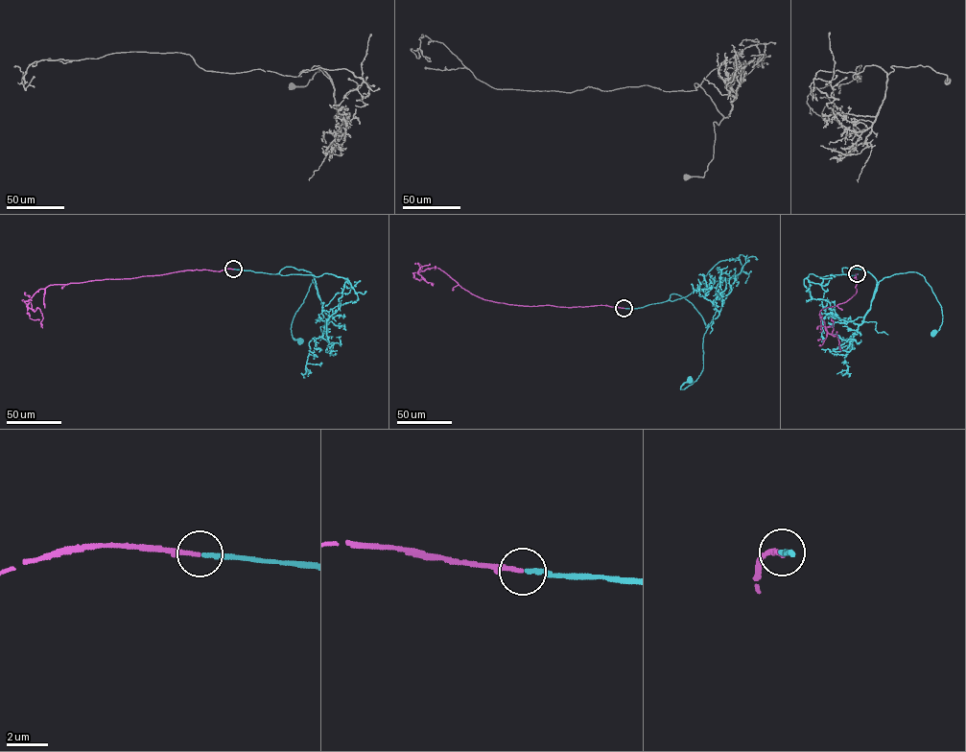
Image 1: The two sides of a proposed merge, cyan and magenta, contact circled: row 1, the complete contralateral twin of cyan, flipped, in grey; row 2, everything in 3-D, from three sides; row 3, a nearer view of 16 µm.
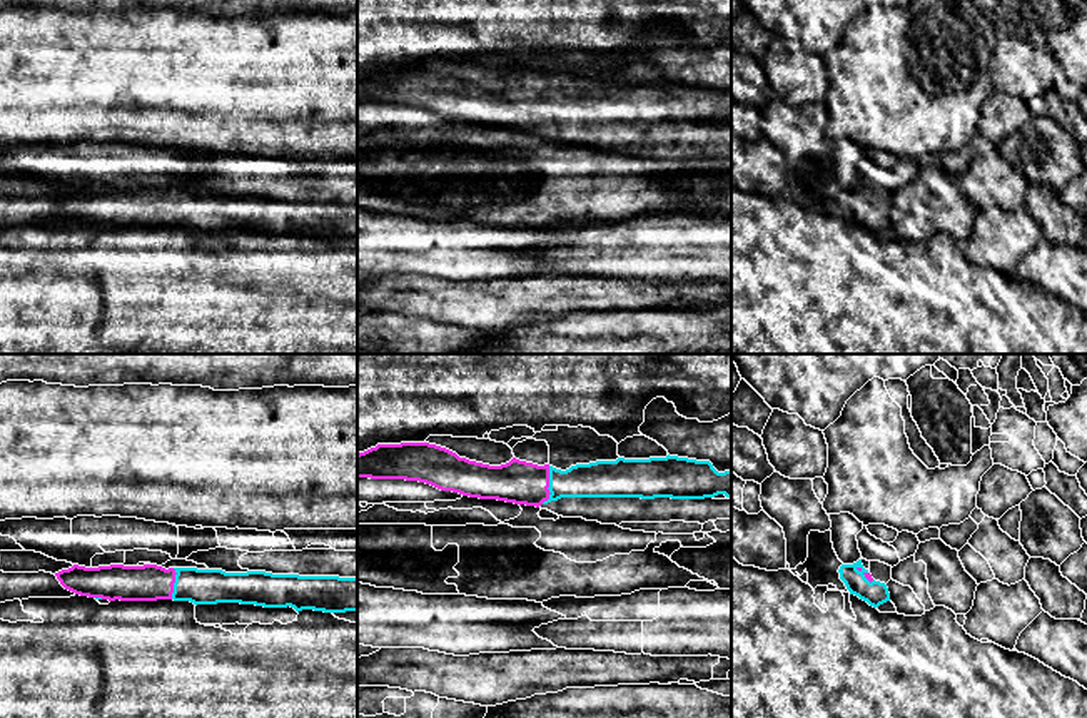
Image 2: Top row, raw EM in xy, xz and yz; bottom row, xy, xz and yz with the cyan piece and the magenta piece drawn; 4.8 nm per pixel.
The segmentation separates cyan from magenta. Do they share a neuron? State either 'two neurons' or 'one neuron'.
one neuron

